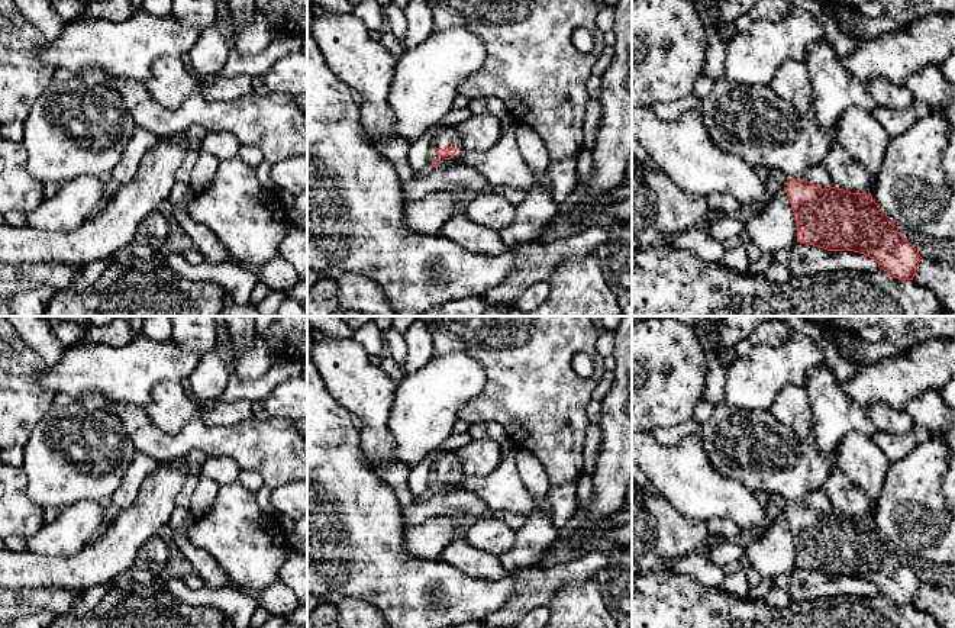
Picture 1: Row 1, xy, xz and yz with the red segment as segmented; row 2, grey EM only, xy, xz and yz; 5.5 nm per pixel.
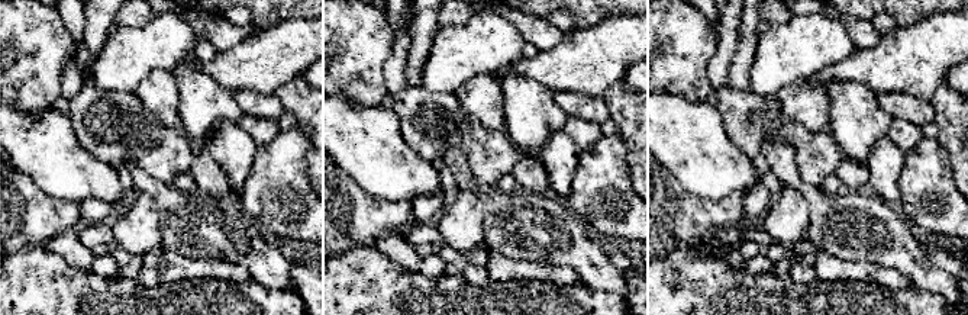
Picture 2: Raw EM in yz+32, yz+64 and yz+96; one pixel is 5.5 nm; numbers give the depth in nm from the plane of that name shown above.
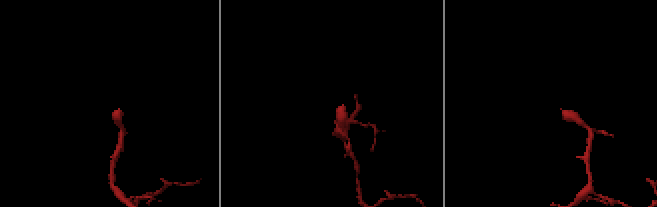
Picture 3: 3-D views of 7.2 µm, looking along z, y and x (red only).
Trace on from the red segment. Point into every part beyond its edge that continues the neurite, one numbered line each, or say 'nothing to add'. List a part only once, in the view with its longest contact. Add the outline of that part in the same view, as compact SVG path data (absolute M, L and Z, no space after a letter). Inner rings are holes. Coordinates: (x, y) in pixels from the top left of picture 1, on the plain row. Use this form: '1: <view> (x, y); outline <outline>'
1: xz (445, 461); outline M454 451L441 453L441 455L438 457L438 461L435 464L433 474L442 473L442 474L448 476L452 468L455 470L456 476L459 476L462 473L461 466L455 458Z

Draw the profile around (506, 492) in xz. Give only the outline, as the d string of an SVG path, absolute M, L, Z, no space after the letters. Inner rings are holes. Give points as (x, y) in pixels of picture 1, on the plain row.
M510 442L507 447L500 447L500 463L491 474L487 476L456 476L451 484L443 484L435 474L432 483L439 489L459 489L471 492L481 497L491 512L510 511L527 518L533 512L542 512L549 518L549 503L546 496L535 500L516 468L517 447Z

